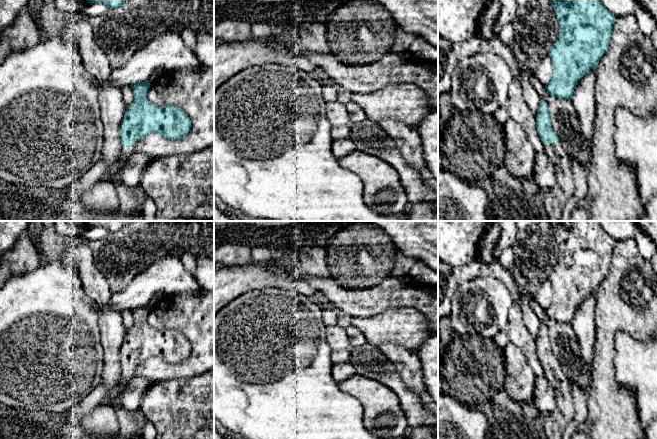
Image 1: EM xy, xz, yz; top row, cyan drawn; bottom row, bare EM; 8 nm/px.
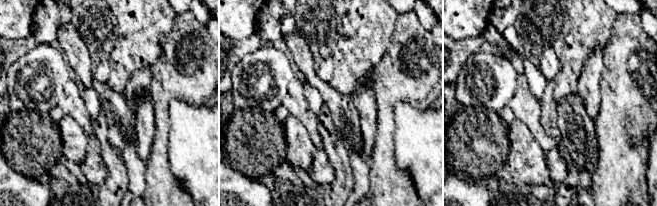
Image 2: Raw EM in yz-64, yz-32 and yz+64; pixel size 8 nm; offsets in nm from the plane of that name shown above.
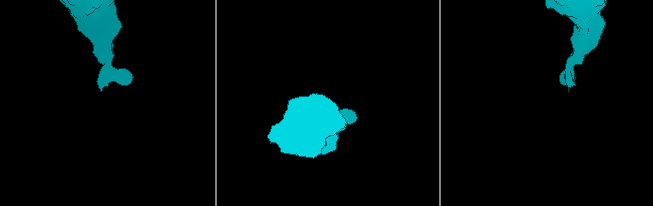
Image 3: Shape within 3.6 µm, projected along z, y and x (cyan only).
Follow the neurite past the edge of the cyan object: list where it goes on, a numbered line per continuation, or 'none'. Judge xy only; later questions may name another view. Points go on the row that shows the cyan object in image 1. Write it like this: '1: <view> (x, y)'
1: xy (129, 200)

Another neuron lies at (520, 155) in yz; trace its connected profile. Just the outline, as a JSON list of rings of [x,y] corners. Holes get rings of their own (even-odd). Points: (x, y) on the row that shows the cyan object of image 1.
[[[509,118],[503,125],[505,142],[504,166],[516,179],[533,180],[535,169],[534,150],[523,128]]]

